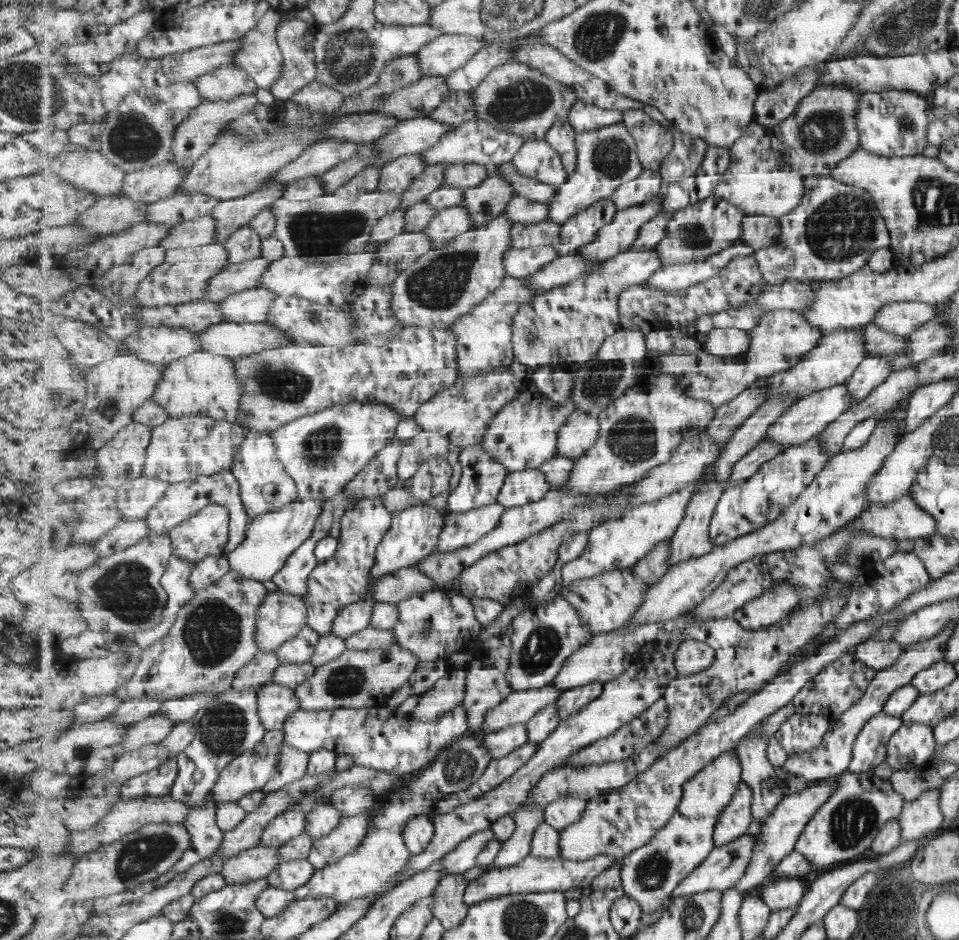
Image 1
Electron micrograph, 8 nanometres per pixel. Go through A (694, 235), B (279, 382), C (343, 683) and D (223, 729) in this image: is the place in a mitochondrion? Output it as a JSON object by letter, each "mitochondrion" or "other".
{"A":"mitochondrion","B":"mitochondrion","C":"mitochondrion","D":"mitochondrion"}

